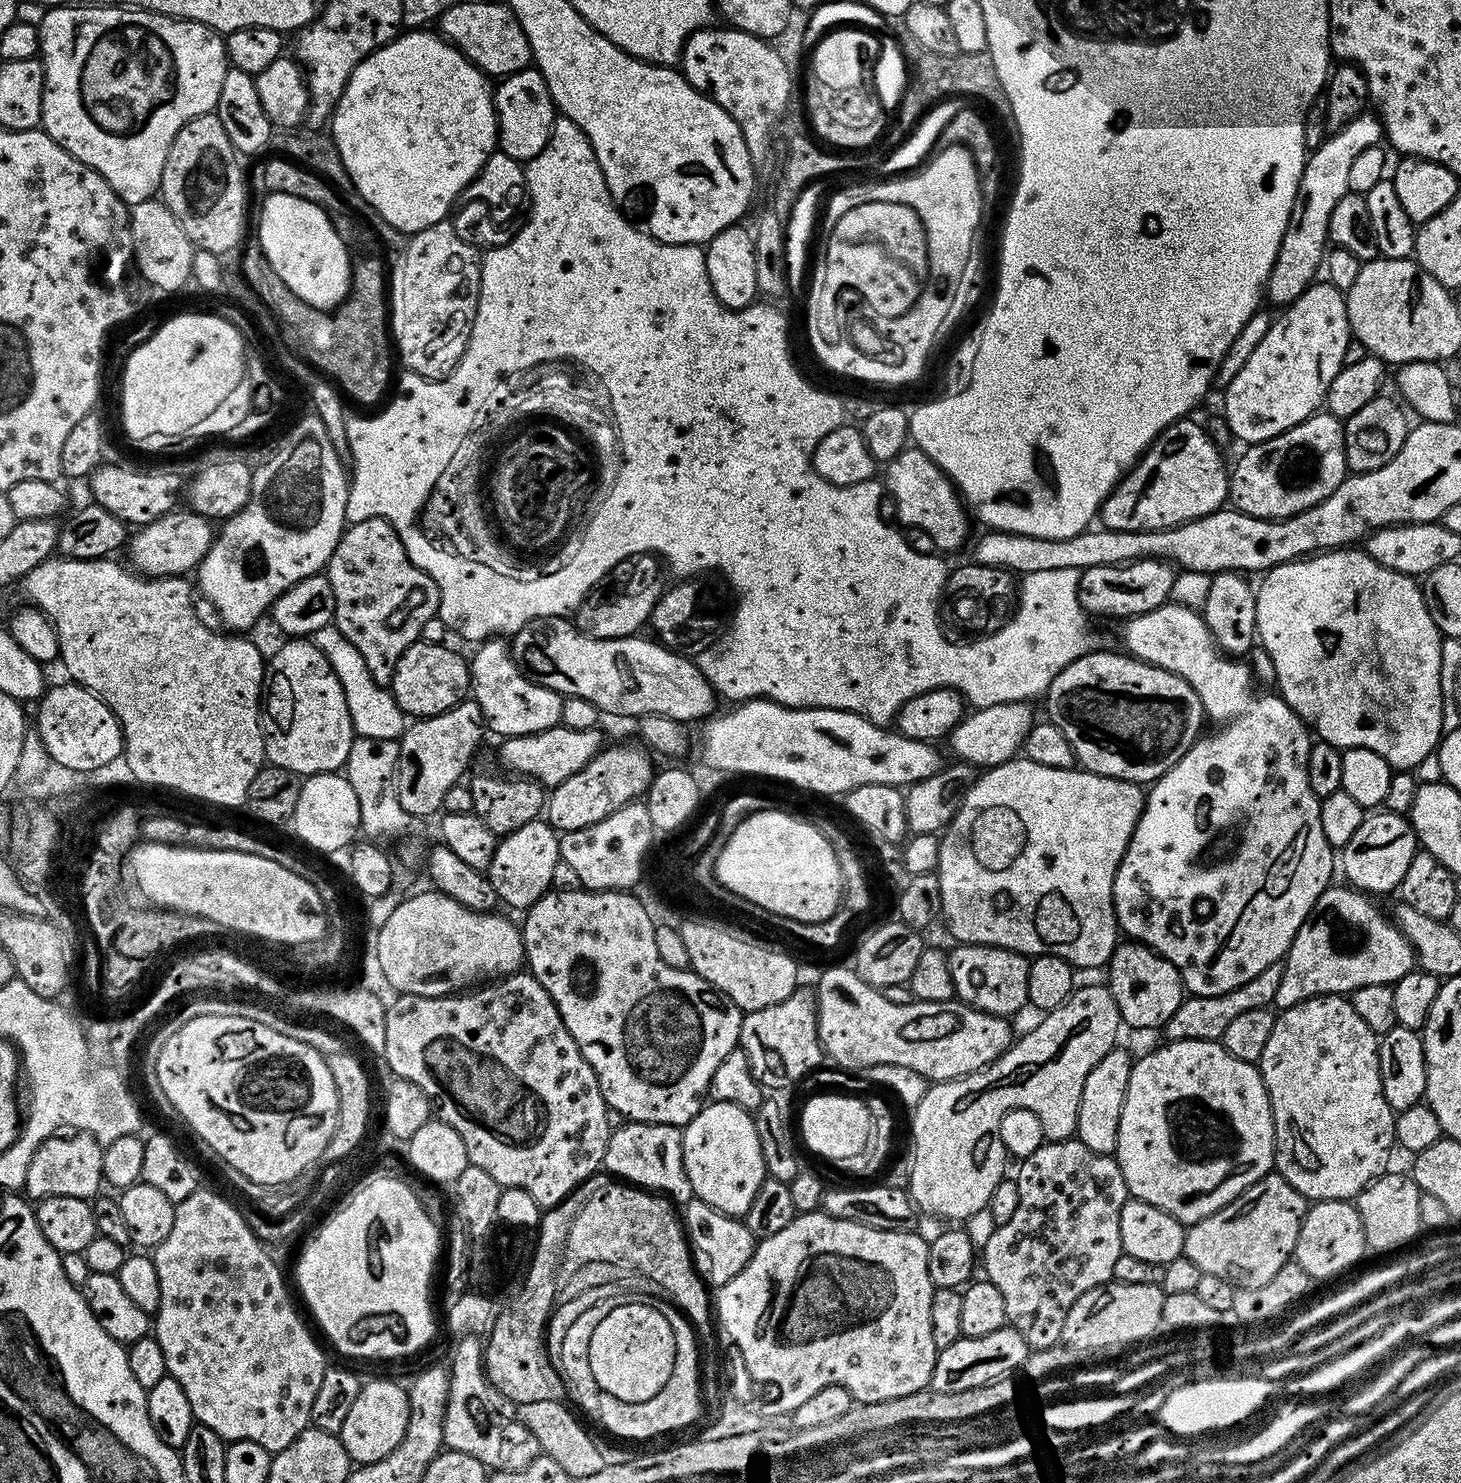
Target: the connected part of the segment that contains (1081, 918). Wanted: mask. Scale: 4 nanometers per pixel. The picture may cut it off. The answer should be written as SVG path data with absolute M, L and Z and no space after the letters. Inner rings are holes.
M1013 758L977 775L964 805L940 836L941 896L964 896L964 924L960 924L963 943L1005 948L1029 958L1057 956L1076 970L1103 969L1118 943L1116 912L1112 908L1114 878L1145 799L1145 789L1129 780L1106 778L1075 767L1038 766L1038 762L1027 758ZM972 892L988 896L980 904L984 912L976 912L968 904ZM968 916L980 916L980 928L968 924Z

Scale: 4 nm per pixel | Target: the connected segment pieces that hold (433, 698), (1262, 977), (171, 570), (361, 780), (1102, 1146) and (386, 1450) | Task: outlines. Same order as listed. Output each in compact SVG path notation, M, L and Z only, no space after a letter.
M419 639L411 644L398 658L398 666L394 666L394 678L390 691L401 711L412 718L437 716L454 706L458 706L469 695L472 686L470 664L447 643L431 644Z
M1283 963L1266 966L1266 970L1262 970L1262 974L1254 974L1254 978L1250 978L1250 982L1242 982L1242 986L1221 996L1189 995L1178 1006L1178 1010L1174 1010L1174 1018L1170 1018L1164 1024L1162 1035L1165 1037L1163 1039L1168 1042L1174 1040L1219 1041L1231 1019L1238 1018L1245 1010L1267 1008L1273 1003L1283 969Z
M173 510L162 514L154 522L139 525L131 533L126 544L126 551L128 550L128 556L132 559L131 567L137 573L149 578L158 576L187 577L189 573L199 568L202 558L206 558L214 539L213 521L209 517L191 510L180 511Z
M359 735L352 739L344 775L356 793L360 806L361 833L367 839L388 838L388 830L408 824L408 820L413 817L408 811L402 809L402 804L398 801L399 757L400 743L397 739L372 739Z
M1117 1046L1098 1062L1098 1066L1094 1066L1094 1070L1090 1070L1090 1074L1086 1074L1086 1082L1082 1086L1074 1136L1103 1156L1112 1156L1118 1148L1118 1126L1133 1063L1133 1057L1128 1057L1127 1050Z
M372 1380L361 1387L358 1398L354 1398L354 1406L350 1408L338 1428L340 1440L344 1443L345 1450L352 1462L357 1465L373 1464L386 1458L397 1446L404 1441L400 1435L400 1428L408 1429L408 1394L403 1387L399 1388L392 1380Z

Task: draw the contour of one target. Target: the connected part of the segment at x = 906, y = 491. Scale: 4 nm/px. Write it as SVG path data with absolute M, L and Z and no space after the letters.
M909 446L886 464L885 491L893 498L899 520L910 524L930 538L940 552L956 550L968 538L970 521L963 499L955 484L920 448Z

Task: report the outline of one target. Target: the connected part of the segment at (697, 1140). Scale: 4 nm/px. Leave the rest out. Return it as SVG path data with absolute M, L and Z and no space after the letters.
M713 1099L712 1104L705 1103L700 1113L690 1123L685 1124L684 1133L684 1165L690 1178L692 1194L701 1205L720 1212L723 1216L744 1218L751 1213L752 1203L758 1194L760 1185L766 1179L762 1146L758 1146L758 1130L753 1113L743 1104L722 1102Z

